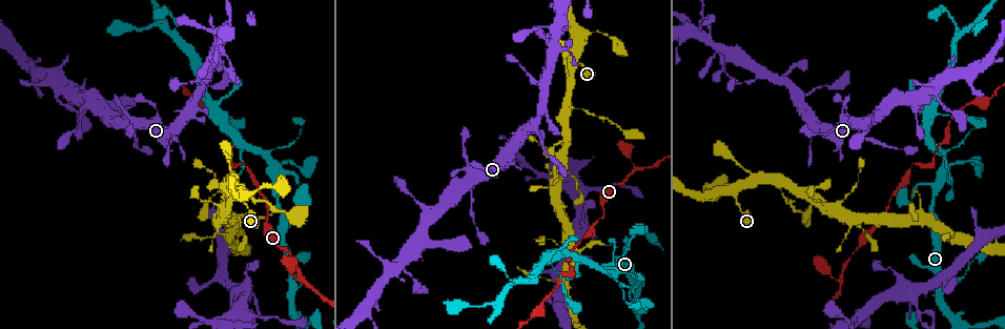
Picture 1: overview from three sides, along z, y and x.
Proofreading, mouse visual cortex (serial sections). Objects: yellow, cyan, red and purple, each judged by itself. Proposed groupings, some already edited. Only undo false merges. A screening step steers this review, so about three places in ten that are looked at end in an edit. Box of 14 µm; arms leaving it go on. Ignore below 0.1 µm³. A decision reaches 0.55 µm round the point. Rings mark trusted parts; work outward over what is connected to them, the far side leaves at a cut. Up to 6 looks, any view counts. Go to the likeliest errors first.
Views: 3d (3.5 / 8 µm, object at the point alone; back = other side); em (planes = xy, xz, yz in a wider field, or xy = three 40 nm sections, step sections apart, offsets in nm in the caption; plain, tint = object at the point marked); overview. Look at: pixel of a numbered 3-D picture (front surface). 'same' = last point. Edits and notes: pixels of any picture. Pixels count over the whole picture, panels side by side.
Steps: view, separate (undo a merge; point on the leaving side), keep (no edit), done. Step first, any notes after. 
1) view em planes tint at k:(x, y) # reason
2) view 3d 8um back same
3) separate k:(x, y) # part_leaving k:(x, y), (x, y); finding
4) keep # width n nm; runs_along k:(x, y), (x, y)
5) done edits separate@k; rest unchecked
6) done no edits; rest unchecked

view 3d 3.5um back at 1:(842, 276) # branch point

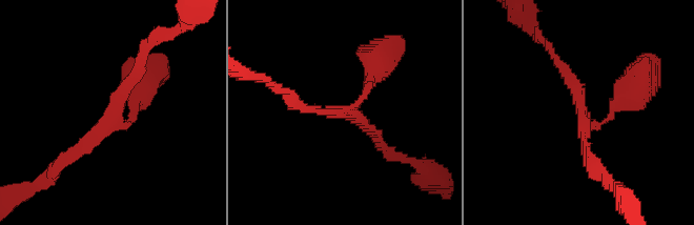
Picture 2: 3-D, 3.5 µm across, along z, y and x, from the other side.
view em xy step 2 tint at 2:(346, 113) # arms 3; arm_widths 150, 150, 150 nm; need the tissue

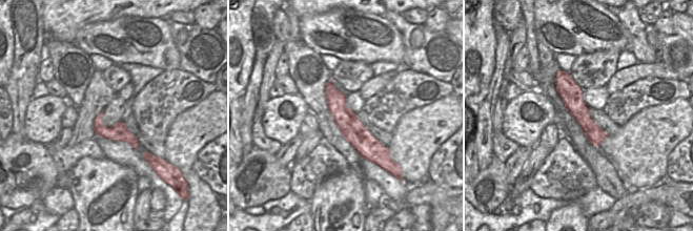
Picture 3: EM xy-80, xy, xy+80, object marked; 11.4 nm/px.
keep # runs_along 3:(330, 85), (340, 112), (369, 155); one cell here

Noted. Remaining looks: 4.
view 3d 3.5um at 1:(783, 193) # narrows sharply

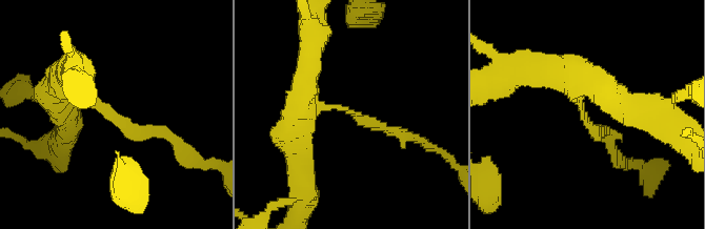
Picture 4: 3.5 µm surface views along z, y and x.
view em xy step 1 tint at 4:(113, 114) # arm_widths 150, 400 nm

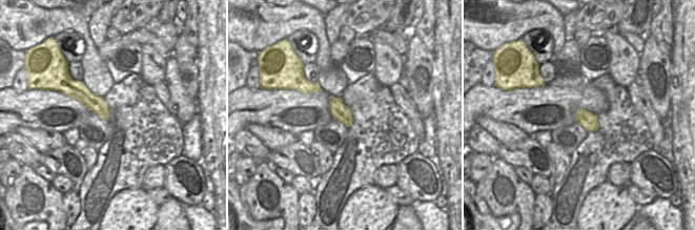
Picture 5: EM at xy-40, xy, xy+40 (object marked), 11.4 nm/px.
keep # all the same cell

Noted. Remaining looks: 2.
view 3d 8um at 1:(291, 284) # small branch off a trunk

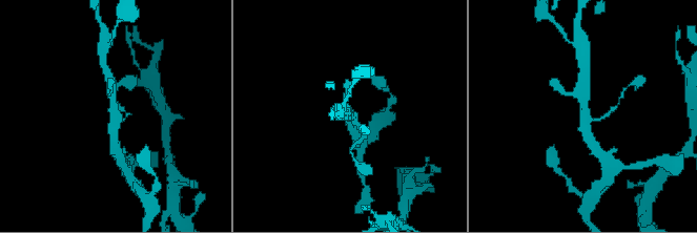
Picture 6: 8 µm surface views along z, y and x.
view em xy step 5 tint at 6:(115, 117) # arms 3; arm_widths 150, 350, 350 nm; shape alone is not enough

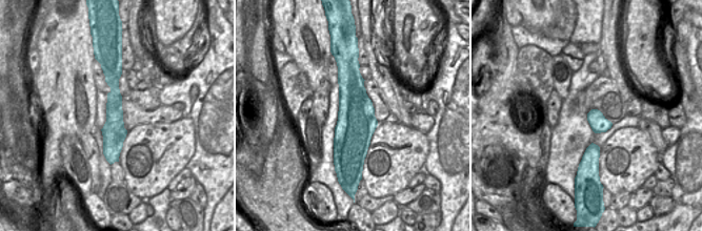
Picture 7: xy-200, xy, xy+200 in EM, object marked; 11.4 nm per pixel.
keep # width 440 nm; runs_along 6:(581, 84), (585, 129), (594, 146); all the same cell

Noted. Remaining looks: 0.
done no edits; rest unchecked

